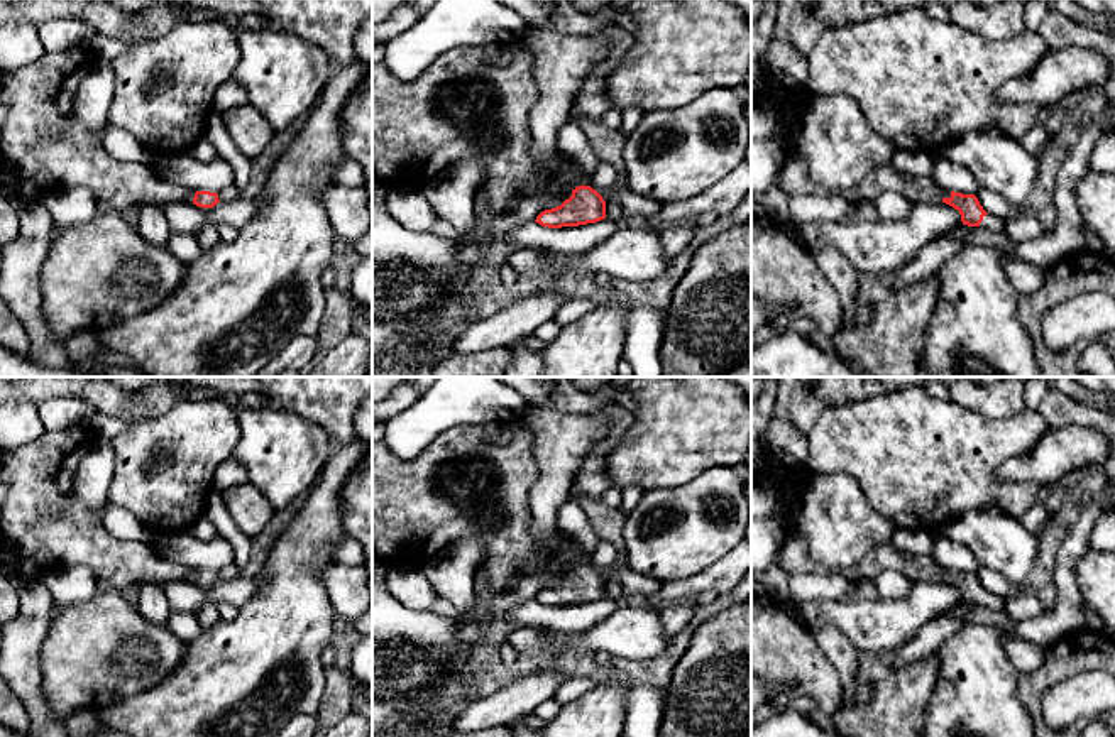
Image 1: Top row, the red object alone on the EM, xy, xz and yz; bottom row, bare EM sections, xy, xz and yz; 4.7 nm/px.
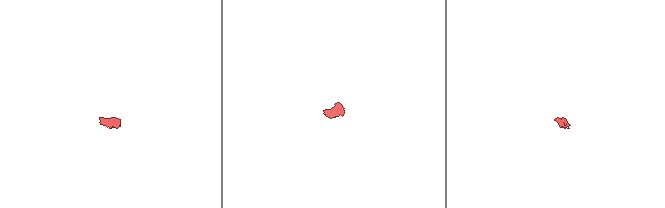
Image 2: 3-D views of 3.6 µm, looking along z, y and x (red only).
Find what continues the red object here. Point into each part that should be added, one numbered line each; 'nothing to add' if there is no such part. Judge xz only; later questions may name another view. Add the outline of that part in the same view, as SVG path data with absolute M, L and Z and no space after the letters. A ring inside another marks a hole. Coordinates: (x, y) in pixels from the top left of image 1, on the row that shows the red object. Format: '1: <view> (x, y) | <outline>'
1: xz (462, 107) | M521 37L508 44L477 47L455 47L438 56L425 73L413 81L396 79L382 63L372 64L372 174L376 181L396 189L423 189L450 167L462 161L475 161L481 166L479 208L487 213L503 213L509 203L540 199L558 194L563 203L572 196L567 186L579 181L582 164L577 157L555 150L543 164L538 176L533 174L535 161L530 152L530 112L540 98L531 49ZM509 52L511 63L496 66L491 56Z

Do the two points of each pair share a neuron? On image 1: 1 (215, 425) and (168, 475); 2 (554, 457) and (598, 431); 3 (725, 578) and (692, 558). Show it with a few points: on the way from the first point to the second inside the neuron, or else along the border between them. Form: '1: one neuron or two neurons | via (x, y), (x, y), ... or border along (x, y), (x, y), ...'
1: one neuron | via (203, 436), (176, 464)
2: one neuron | via (564, 447), (576, 435), (587, 431)
3: two neurons | border along (733, 546), (704, 570), (670, 582)

